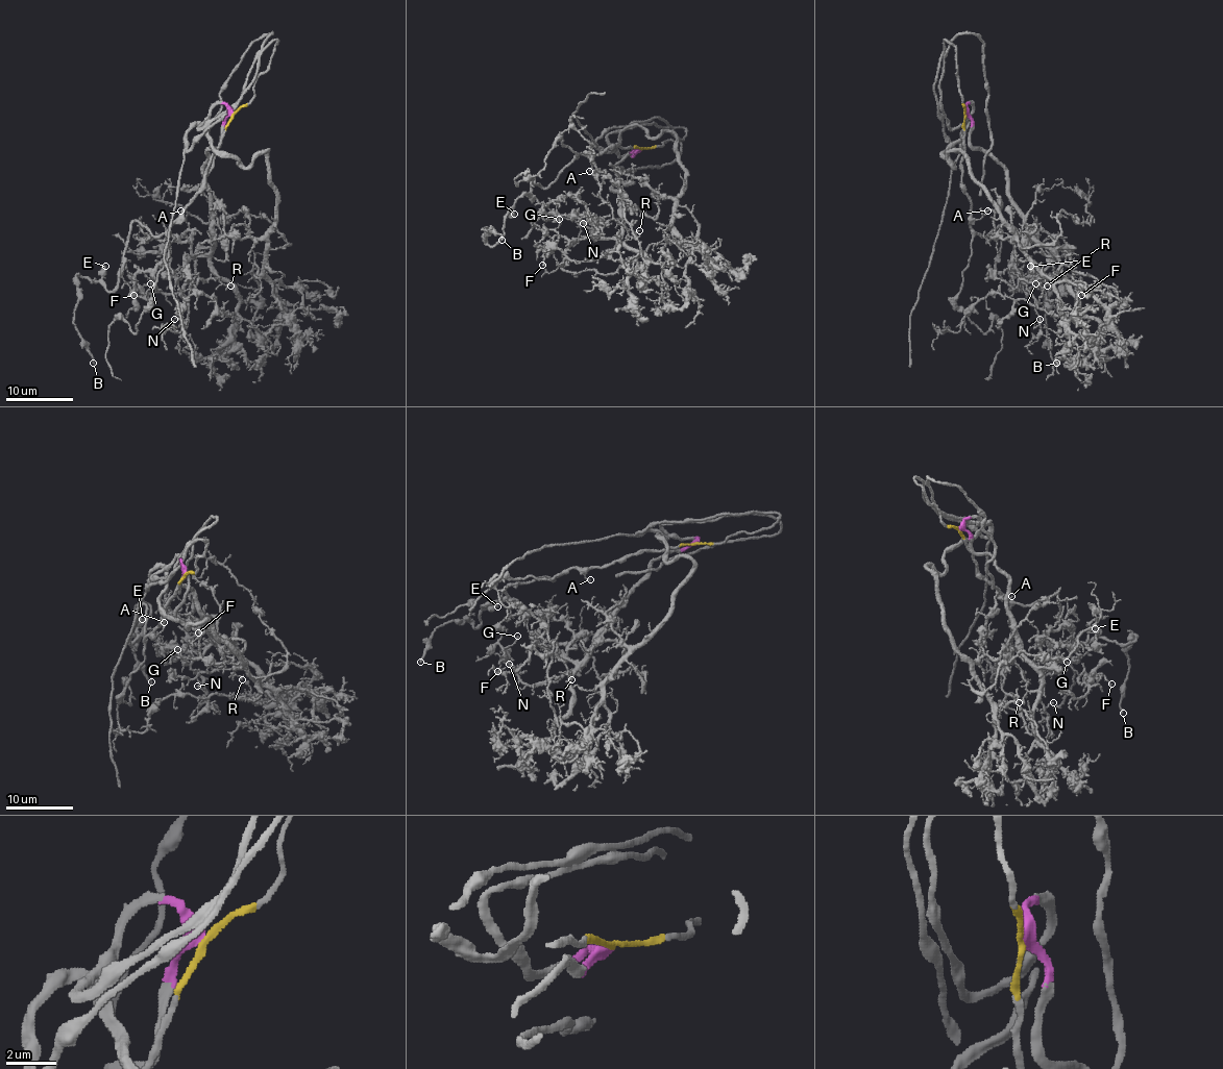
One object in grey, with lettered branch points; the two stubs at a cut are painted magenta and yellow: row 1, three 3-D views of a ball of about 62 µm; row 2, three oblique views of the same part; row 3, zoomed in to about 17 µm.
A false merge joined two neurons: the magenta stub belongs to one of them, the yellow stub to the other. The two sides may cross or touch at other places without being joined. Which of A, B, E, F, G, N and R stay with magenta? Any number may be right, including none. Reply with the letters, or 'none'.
F, G, N, R

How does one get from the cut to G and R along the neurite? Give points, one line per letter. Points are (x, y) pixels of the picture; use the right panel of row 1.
G: (965, 114), (971, 145), (1001, 167), (1023, 225), (1043, 244), (1070, 252), (1077, 293), (1048, 299), (1034, 282)
R: (965, 114), (971, 145), (1004, 170), (1009, 200), (1023, 225), (1058, 260), (1060, 271), (1047, 286)

